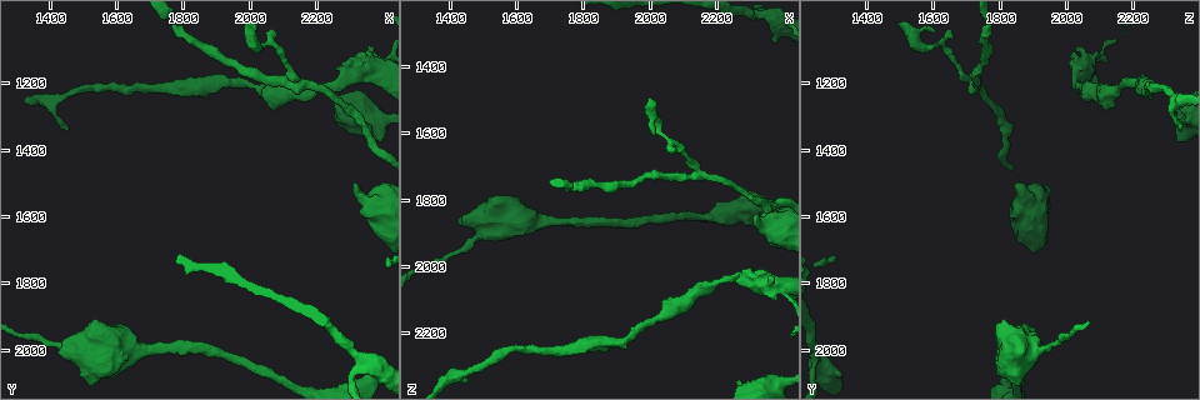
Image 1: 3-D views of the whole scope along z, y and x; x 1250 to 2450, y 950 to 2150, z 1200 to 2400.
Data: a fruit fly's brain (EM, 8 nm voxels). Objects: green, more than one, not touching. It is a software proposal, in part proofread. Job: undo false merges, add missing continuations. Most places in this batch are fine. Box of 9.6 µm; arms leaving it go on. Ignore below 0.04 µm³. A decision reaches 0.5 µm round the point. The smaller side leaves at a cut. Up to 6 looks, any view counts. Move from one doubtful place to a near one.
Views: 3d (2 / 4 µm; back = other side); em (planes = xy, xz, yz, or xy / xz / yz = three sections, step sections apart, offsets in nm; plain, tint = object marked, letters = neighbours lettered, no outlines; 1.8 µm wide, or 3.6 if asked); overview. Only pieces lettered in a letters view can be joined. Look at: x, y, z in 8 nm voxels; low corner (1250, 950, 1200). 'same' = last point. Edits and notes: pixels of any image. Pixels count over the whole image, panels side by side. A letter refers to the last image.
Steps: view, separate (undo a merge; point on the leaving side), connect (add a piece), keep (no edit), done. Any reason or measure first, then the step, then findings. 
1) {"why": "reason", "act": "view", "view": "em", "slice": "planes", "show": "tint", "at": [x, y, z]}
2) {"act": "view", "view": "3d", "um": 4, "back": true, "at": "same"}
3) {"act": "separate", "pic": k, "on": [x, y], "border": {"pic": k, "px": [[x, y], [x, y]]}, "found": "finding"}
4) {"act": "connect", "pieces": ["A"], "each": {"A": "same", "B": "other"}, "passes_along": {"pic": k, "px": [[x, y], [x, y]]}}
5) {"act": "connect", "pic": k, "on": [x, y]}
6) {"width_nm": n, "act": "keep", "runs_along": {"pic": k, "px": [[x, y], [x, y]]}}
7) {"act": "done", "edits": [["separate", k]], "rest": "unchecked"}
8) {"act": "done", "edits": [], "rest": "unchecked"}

{"why": "free end", "act": "view", "view": "em", "um": 3.6, "slice": "xy", "step": 4, "show": "letters", "at": [1760, 1030, 1760]}

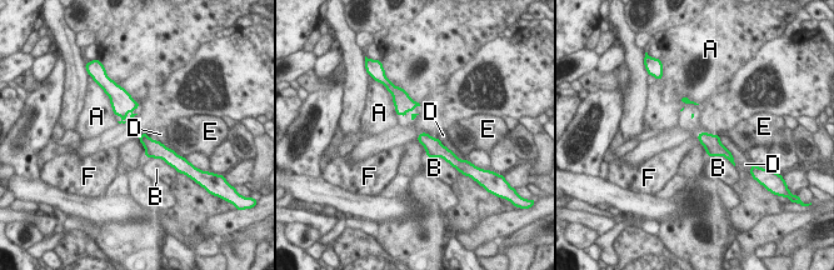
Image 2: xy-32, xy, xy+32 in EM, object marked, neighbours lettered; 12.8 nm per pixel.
{"act": "keep", "each": {"A": "other", "B": "other", "D": "other", "E": "other", "F": "other"}, "border": {"pic": 2, "px": [[697, 136], [700, 143]]}, "found": "none of them fits"}

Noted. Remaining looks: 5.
{"why": "sharp bend", "act": "view", "view": "em", "slice": "planes", "show": "tint", "at": [2140, 1190, 1710]}

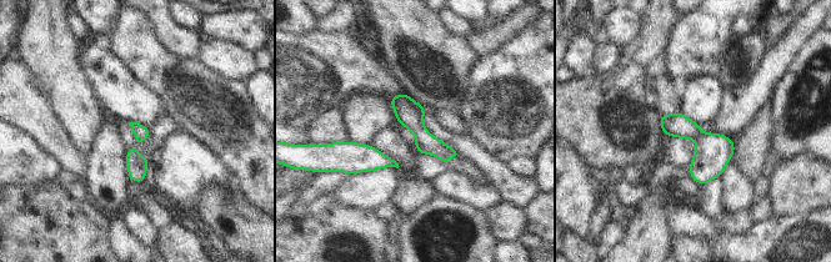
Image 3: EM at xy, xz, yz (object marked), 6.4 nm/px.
{"why": "see the neighbours", "act": "view", "view": "em", "slice": "planes", "show": "letters", "at": "same"}

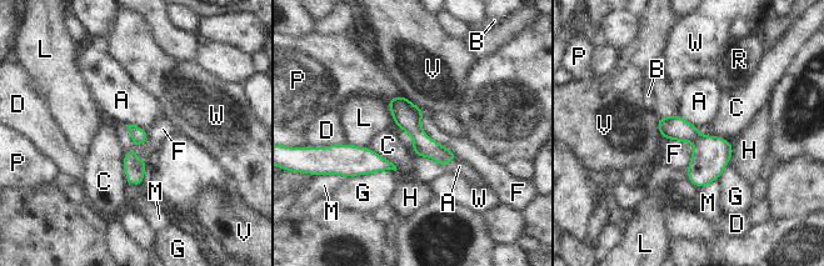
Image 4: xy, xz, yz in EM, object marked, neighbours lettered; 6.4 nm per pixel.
{"act": "keep", "each": {"A": "other", "B": "other", "C": "other", "D": "other", "F": "other", "G": "other", "H": "other", "L": "other", "M": "other", "P": "other", "R": "other", "V": "other", "W": "other"}, "runs_along": {"pic": 4, "px": [[391, 103], [435, 151], [452, 157]]}, "found": "all the same neuron"}

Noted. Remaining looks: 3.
{"why": "free end", "act": "view", "view": "em", "slice": "planes", "show": "plain", "at": [2310, 1510, 1840]}

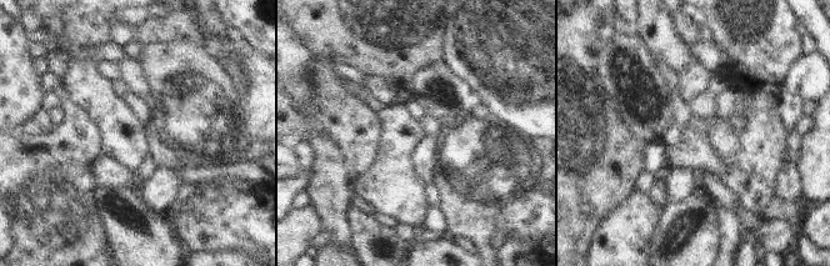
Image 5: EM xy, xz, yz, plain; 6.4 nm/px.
{"why": "what lies round it", "act": "view", "view": "em", "slice": "planes", "show": "letters", "at": "same"}

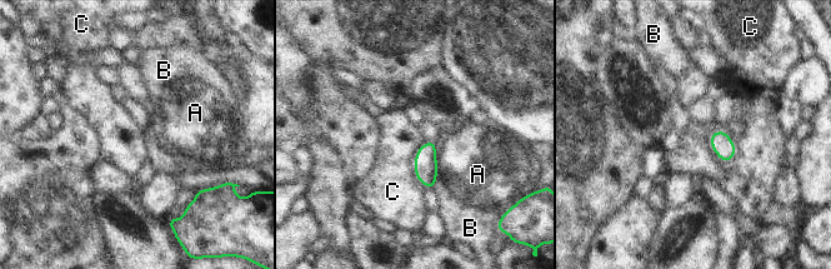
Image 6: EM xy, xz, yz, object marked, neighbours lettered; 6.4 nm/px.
{"act": "keep", "each": {"A": "other", "B": "other", "C": "other"}, "border": {"pic": 6, "px": [[719, 129], [735, 148], [727, 163]]}, "found": "none of them fits"}

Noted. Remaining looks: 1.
{"act": "done", "edits": [], "rest": "unchecked"}

